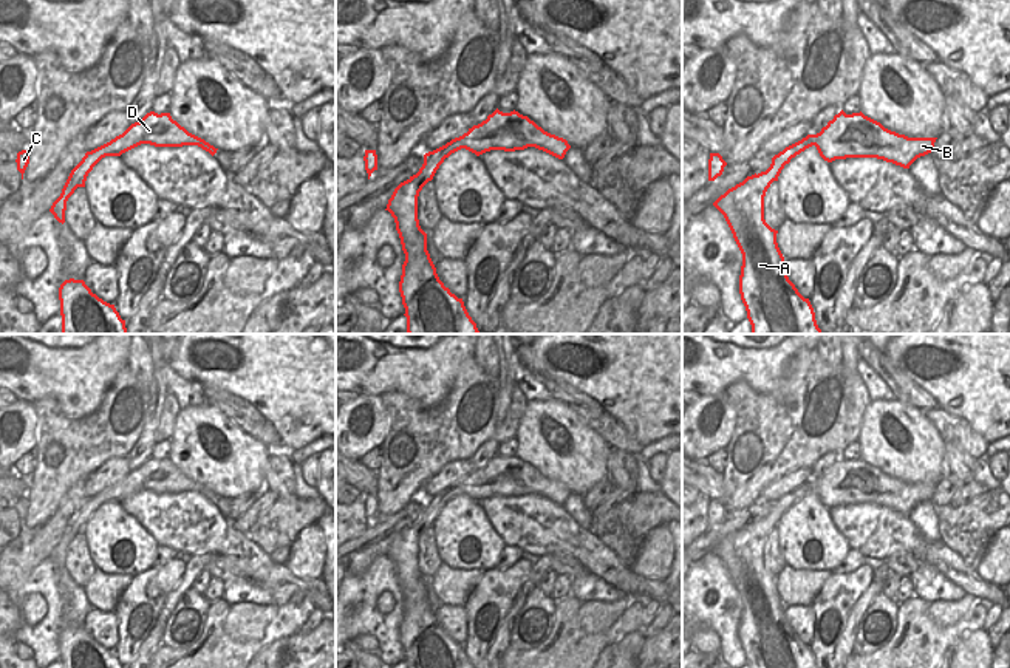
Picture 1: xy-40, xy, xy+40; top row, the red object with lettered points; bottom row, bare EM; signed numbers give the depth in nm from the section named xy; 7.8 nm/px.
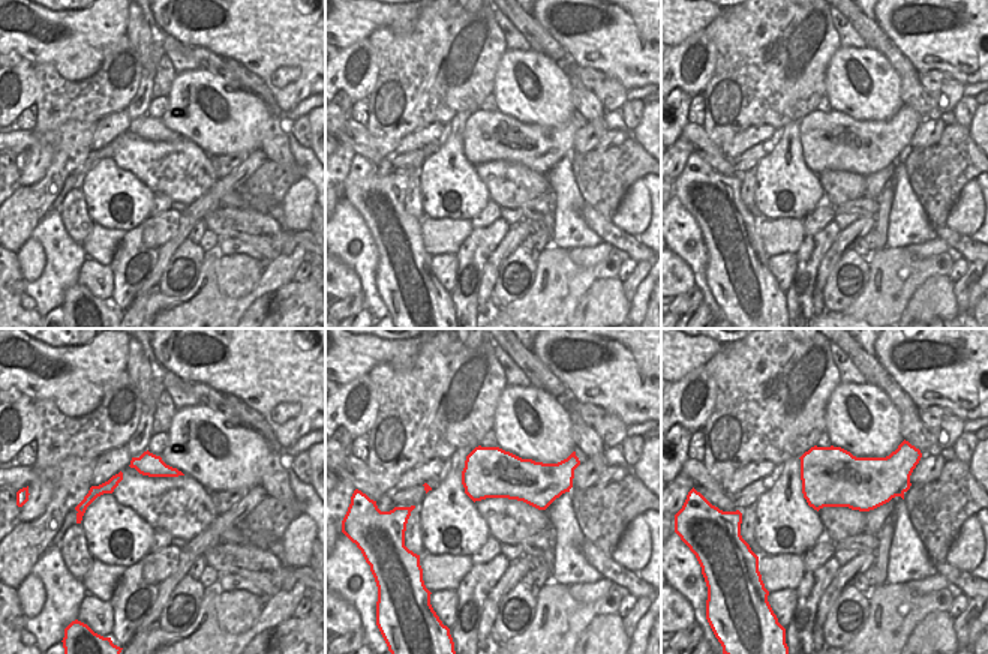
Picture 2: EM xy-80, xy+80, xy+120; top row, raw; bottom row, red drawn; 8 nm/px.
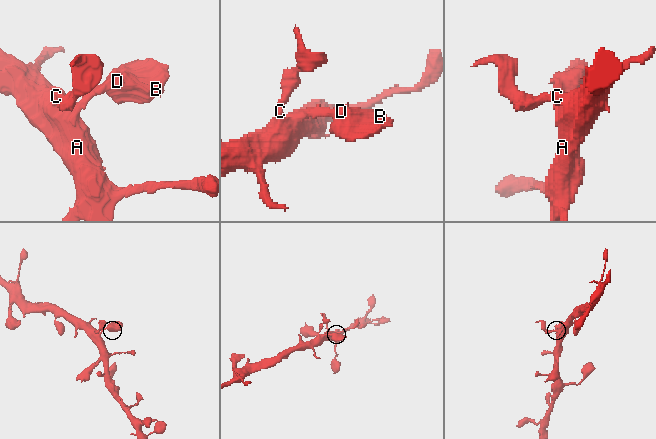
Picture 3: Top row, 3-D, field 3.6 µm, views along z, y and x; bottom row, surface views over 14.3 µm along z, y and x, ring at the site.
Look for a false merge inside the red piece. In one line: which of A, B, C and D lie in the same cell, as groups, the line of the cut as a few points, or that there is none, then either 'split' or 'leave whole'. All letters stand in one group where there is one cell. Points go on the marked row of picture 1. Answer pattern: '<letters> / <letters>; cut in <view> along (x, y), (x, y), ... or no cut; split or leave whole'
A B C D; no cut; leave whole

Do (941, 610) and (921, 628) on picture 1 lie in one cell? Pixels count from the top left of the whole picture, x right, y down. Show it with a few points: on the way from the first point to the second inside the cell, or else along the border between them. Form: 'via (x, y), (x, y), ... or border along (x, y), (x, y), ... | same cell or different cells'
border along (927, 606), (939, 627), (953, 625), (965, 611) | different cells

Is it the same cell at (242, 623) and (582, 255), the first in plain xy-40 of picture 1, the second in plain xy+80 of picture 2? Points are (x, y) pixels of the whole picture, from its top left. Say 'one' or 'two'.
one

